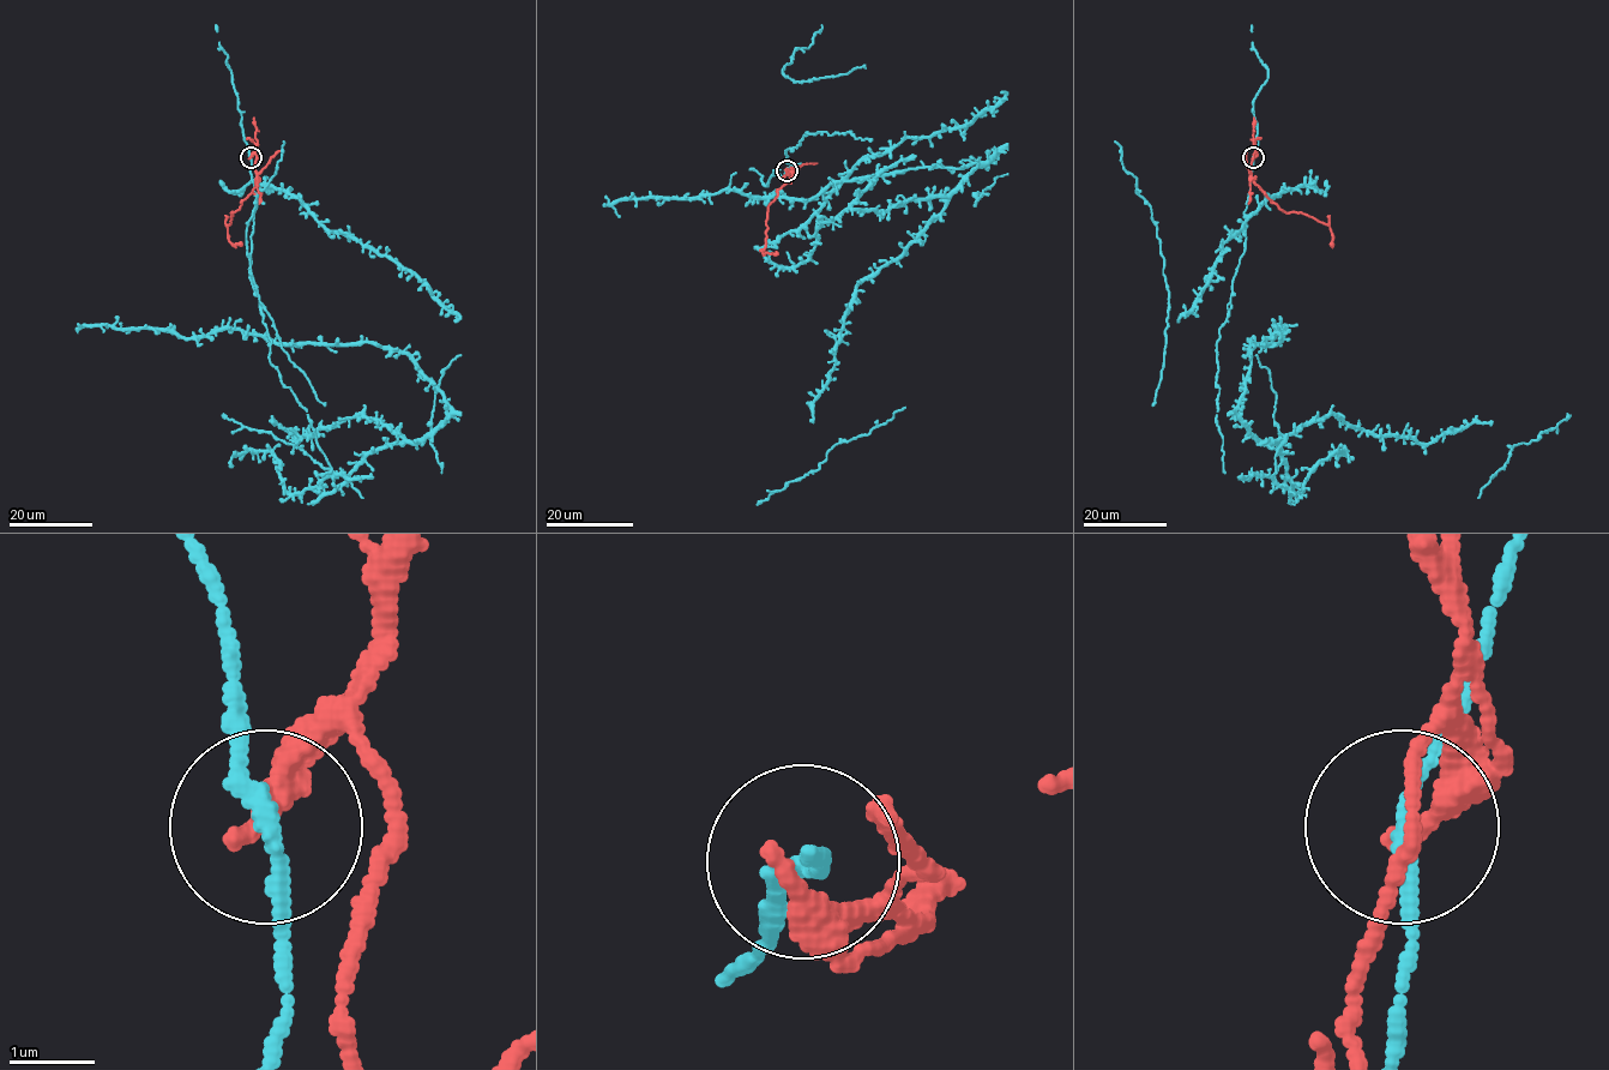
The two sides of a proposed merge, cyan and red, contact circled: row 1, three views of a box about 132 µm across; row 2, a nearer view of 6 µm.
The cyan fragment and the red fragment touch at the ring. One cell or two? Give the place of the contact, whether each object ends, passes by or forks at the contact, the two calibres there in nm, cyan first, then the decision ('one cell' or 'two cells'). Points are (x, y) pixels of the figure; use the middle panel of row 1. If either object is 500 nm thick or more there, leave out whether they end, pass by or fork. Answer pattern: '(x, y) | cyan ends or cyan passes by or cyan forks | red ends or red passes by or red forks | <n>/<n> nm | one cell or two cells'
(787, 170) | cyan passes by | red ends | 170/340 nm | two cells

